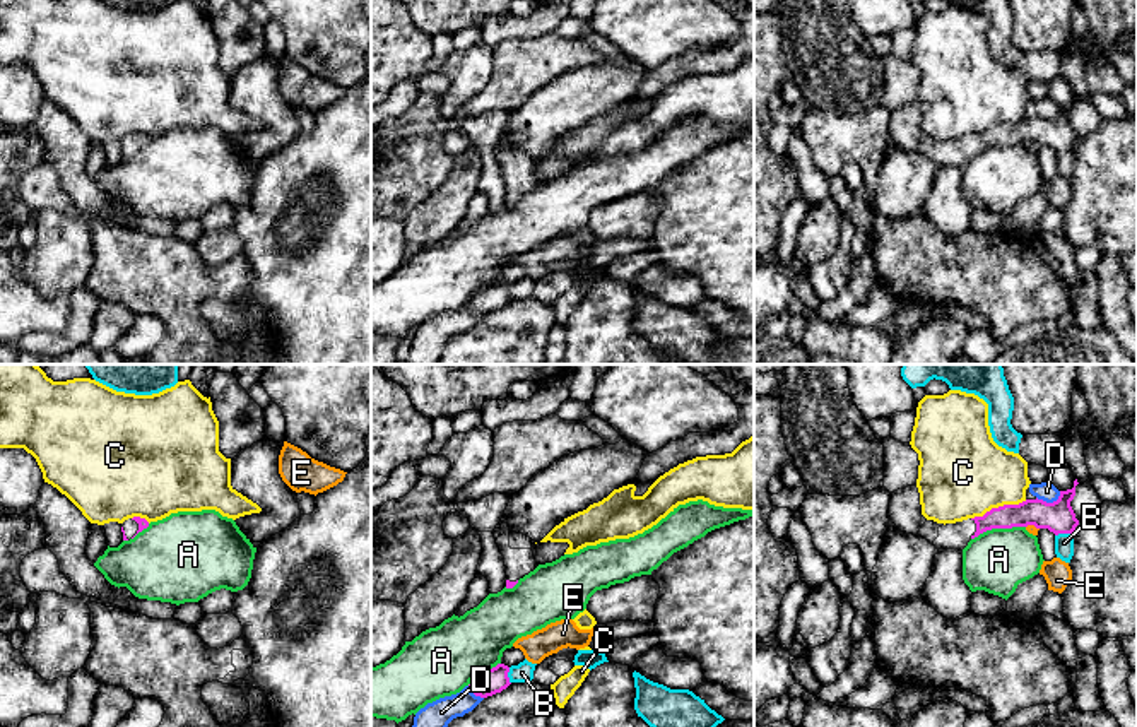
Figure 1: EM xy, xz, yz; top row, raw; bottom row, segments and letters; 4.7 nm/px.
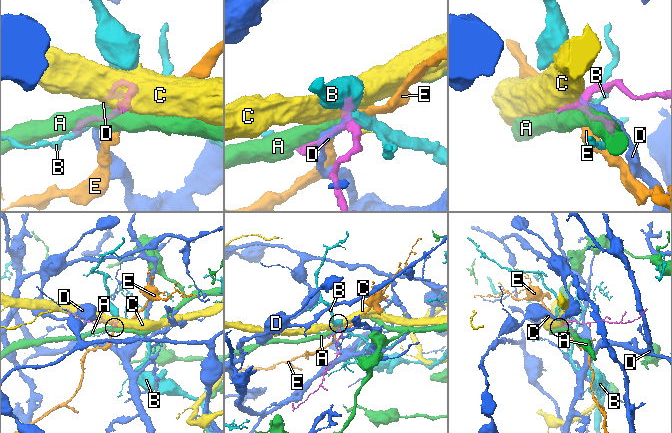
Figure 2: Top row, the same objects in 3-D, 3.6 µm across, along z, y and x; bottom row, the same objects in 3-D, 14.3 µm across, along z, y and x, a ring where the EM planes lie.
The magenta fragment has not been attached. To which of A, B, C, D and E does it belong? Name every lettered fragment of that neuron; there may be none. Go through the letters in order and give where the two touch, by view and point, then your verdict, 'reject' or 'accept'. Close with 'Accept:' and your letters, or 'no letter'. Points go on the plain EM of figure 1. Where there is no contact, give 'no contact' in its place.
A: contact yz (997, 144); reject
B: contact yz (1062, 149); reject
C: contact yz (999, 124); reject
D: contact yz (1050, 120); reject
E: contact yz (1033, 141); reject
Accept: no letter

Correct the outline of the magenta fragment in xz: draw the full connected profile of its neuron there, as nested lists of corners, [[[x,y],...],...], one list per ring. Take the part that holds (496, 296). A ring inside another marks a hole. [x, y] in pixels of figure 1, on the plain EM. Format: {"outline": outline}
{"outline": [[[498,281],[496,284],[489,286],[487,289],[474,294],[470,298],[470,308],[475,313],[487,315],[496,310],[506,306],[511,299],[508,294],[510,284],[504,281]]]}

